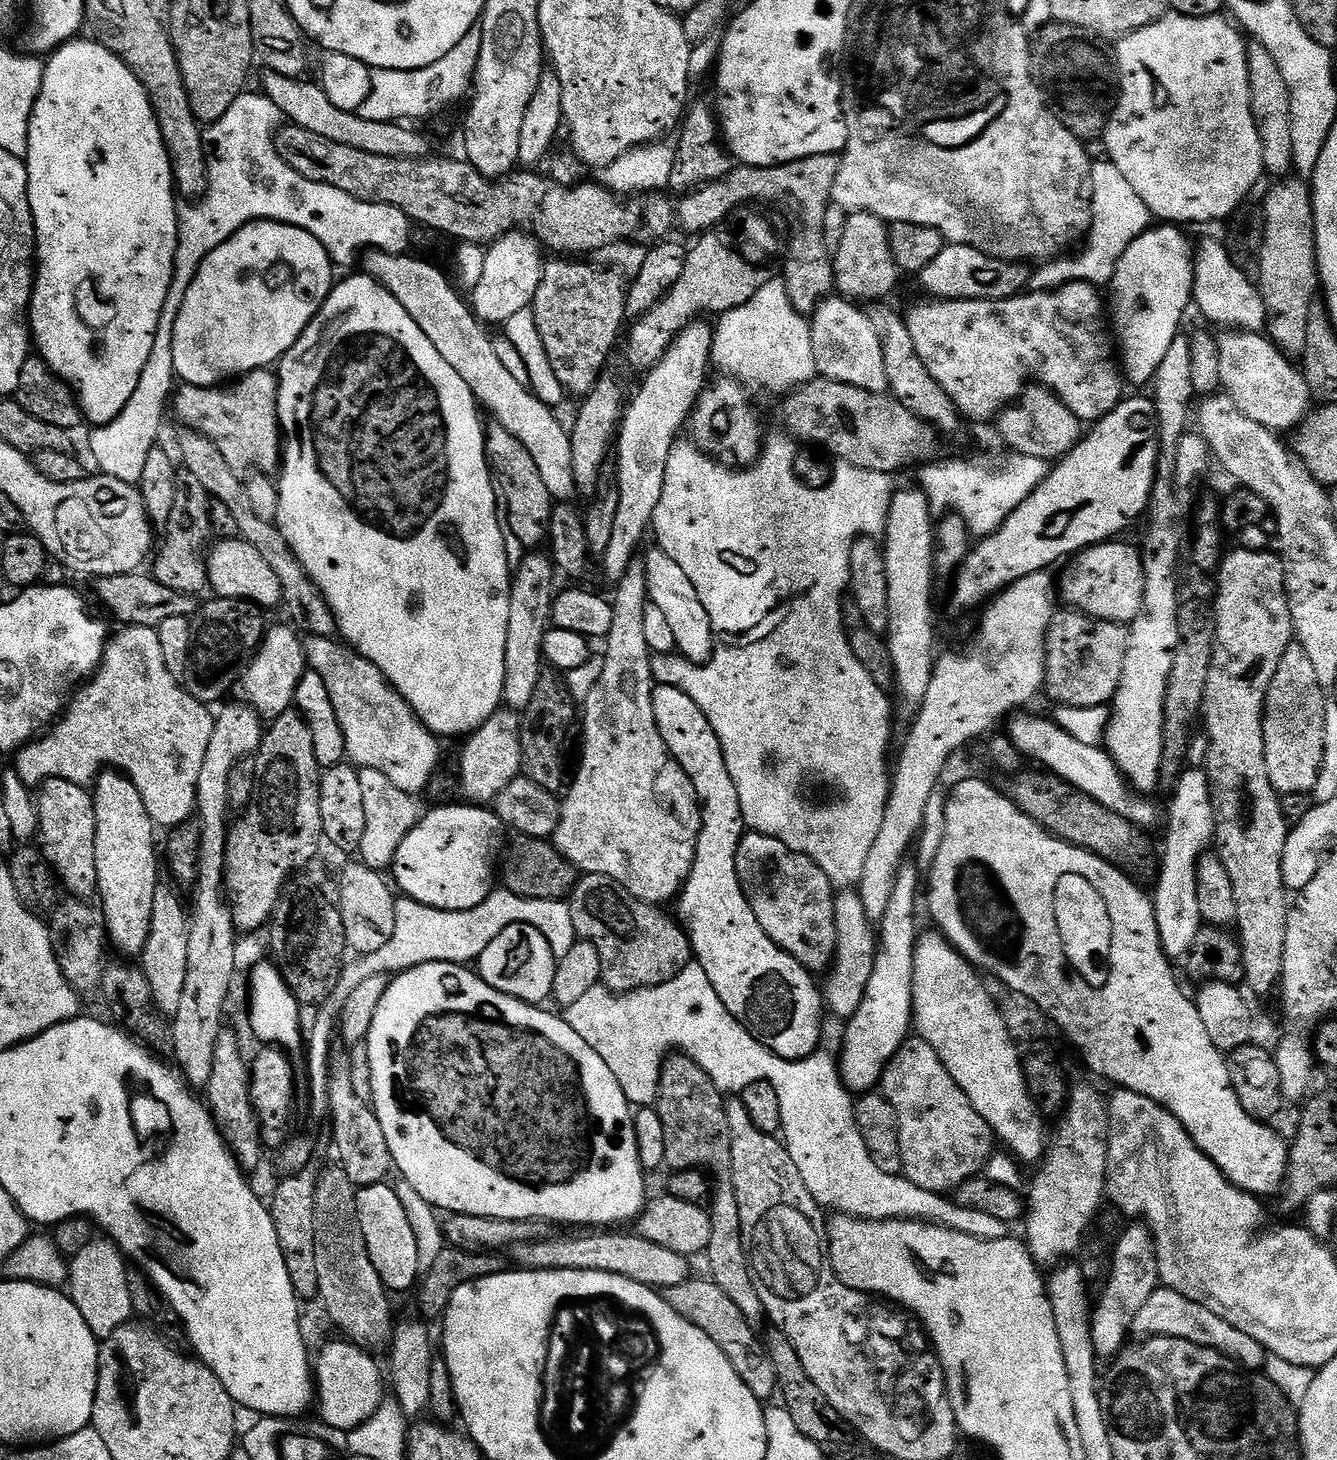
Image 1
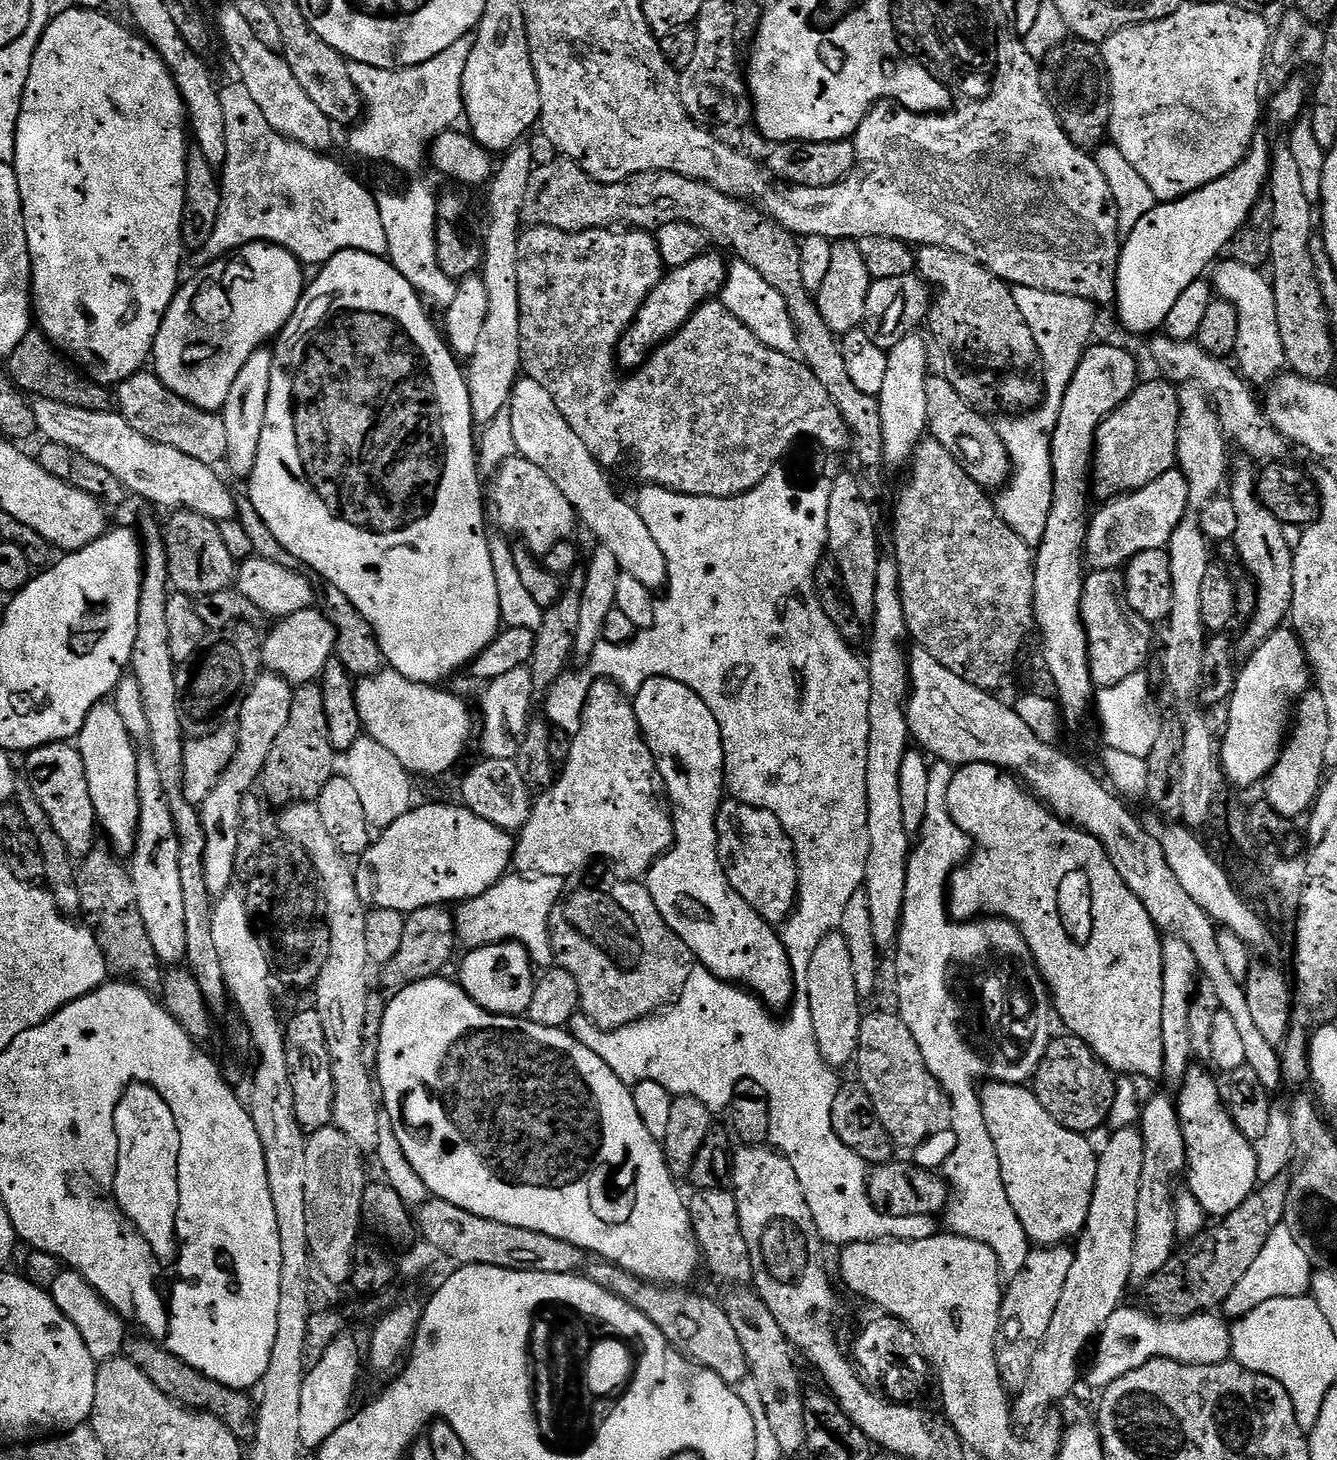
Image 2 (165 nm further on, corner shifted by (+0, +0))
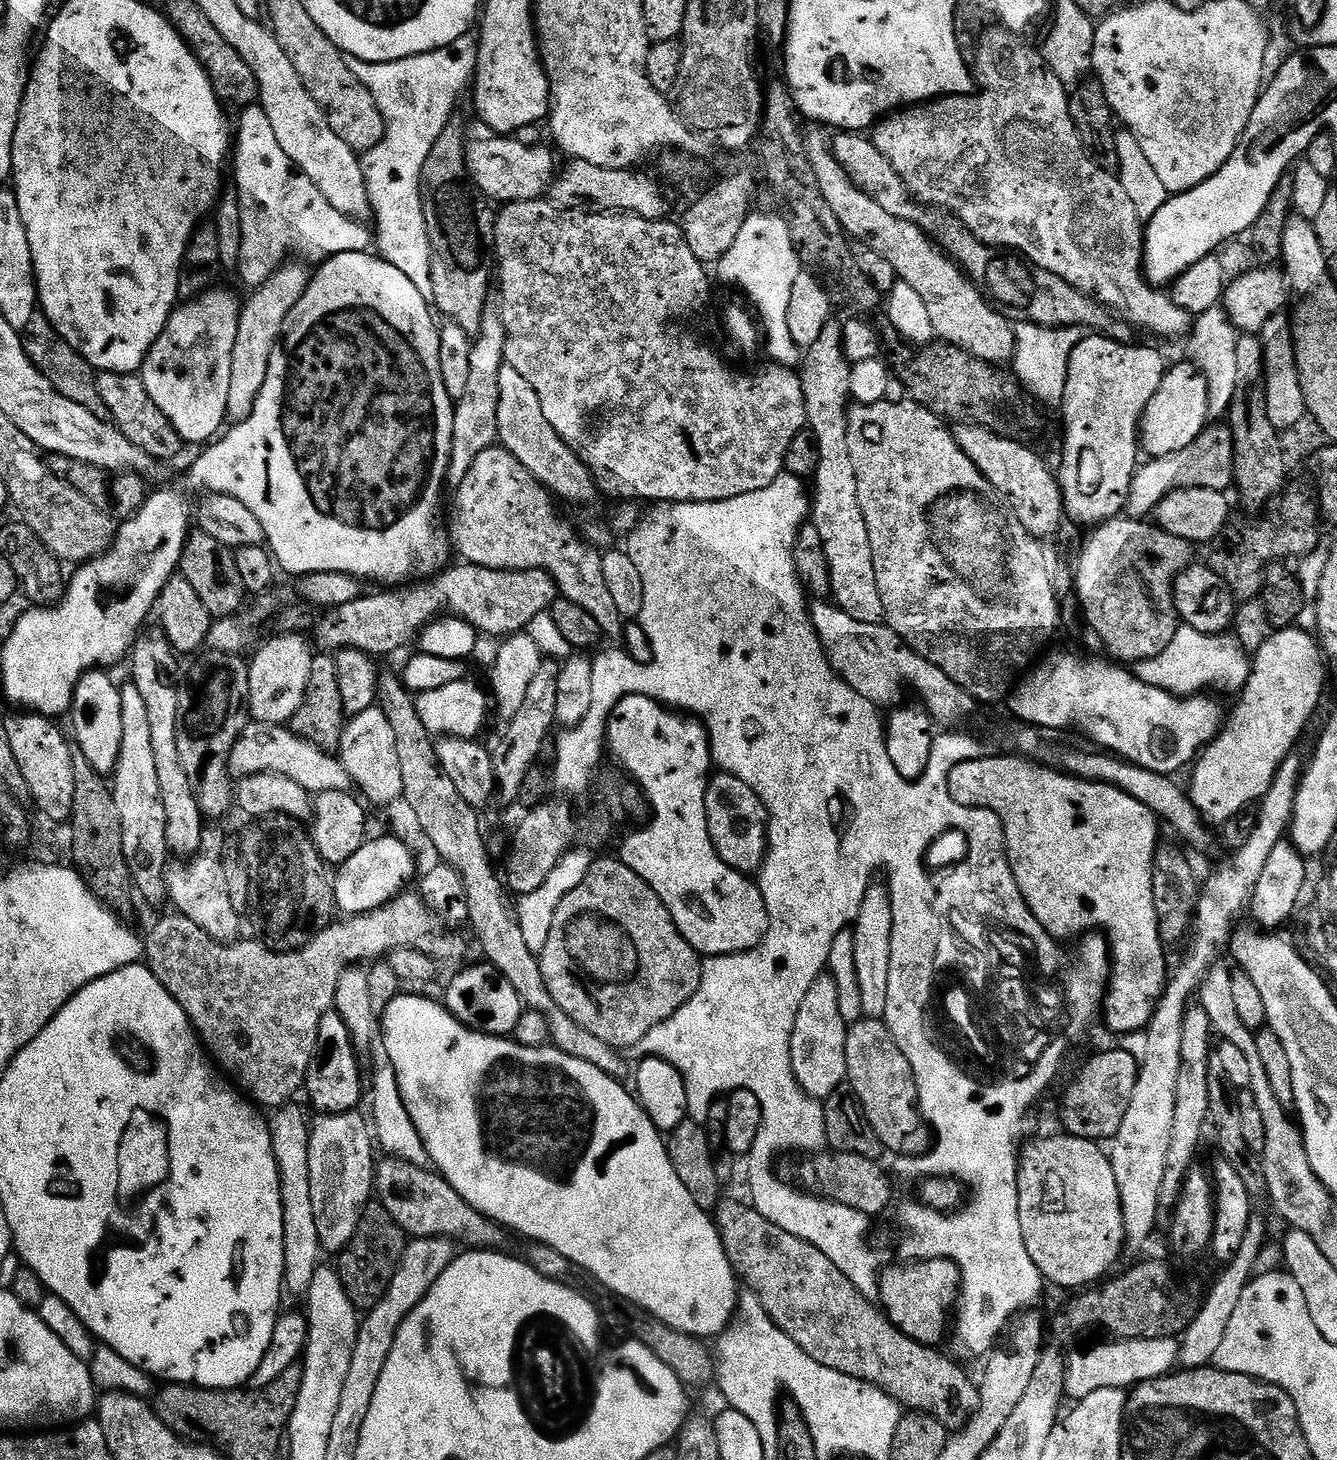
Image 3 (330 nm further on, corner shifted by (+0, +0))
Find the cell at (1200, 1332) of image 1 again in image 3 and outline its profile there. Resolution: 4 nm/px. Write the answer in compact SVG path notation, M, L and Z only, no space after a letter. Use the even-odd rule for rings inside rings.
M1167 1336L1166 1338L1154 1338L1153 1340L1118 1340L1113 1339L1112 1344L1100 1344L1097 1348L1092 1348L1088 1353L1083 1356L1082 1353L1076 1352L1071 1357L1070 1355L1066 1360L1066 1367L1064 1369L1064 1395L1069 1401L1075 1402L1086 1398L1086 1394L1094 1394L1094 1390L1110 1390L1111 1388L1123 1388L1125 1390L1131 1389L1133 1386L1144 1383L1145 1380L1157 1380L1159 1376L1169 1375L1177 1367L1180 1358L1180 1346L1179 1343L1173 1337Z

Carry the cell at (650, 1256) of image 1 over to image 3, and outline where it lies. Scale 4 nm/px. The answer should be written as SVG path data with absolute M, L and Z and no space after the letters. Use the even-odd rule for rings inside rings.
M384 1158L377 1163L374 1192L391 1218L412 1238L425 1240L443 1236L445 1240L468 1244L464 1246L472 1250L496 1250L506 1235L501 1225L474 1210L439 1172L419 1168L405 1160Z

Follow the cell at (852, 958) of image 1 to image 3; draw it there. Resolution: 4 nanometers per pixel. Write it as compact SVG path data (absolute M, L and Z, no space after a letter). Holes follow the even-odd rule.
M822 974L810 986L810 991L806 994L806 999L798 1010L798 1018L794 1022L792 1031L792 1065L796 1081L802 1086L806 1095L811 1096L813 1100L825 1101L834 1090L845 1087L848 1079L846 1070L846 1040L850 1025L842 1018L841 1011L838 1010L838 986L830 974Z

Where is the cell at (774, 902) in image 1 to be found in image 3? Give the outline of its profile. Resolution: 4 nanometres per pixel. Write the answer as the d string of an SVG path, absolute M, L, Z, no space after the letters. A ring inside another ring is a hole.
M717 771L706 790L706 822L718 858L734 870L745 874L759 873L768 853L768 811L758 794L728 772Z

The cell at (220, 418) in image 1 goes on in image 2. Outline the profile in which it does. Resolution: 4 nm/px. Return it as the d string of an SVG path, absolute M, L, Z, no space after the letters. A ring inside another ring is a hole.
M141 370L118 386L118 411L124 421L138 434L158 442L162 446L174 446L198 462L220 466L228 455L226 426L223 415L207 412L174 394L157 377L155 371Z

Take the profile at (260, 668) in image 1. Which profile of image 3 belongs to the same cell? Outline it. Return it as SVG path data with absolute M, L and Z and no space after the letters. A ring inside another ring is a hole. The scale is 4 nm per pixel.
M467 562L453 563L443 572L417 583L415 586L400 586L395 590L380 590L377 596L365 594L354 602L346 602L346 606L338 606L325 611L318 621L314 632L314 644L317 649L328 654L335 654L342 648L357 648L377 658L388 656L408 643L415 641L433 620L439 620L445 614L452 618L465 620L477 633L488 636L507 638L523 633L540 615L551 609L552 603L558 598L556 579L546 570L522 570L507 572L483 568Z

